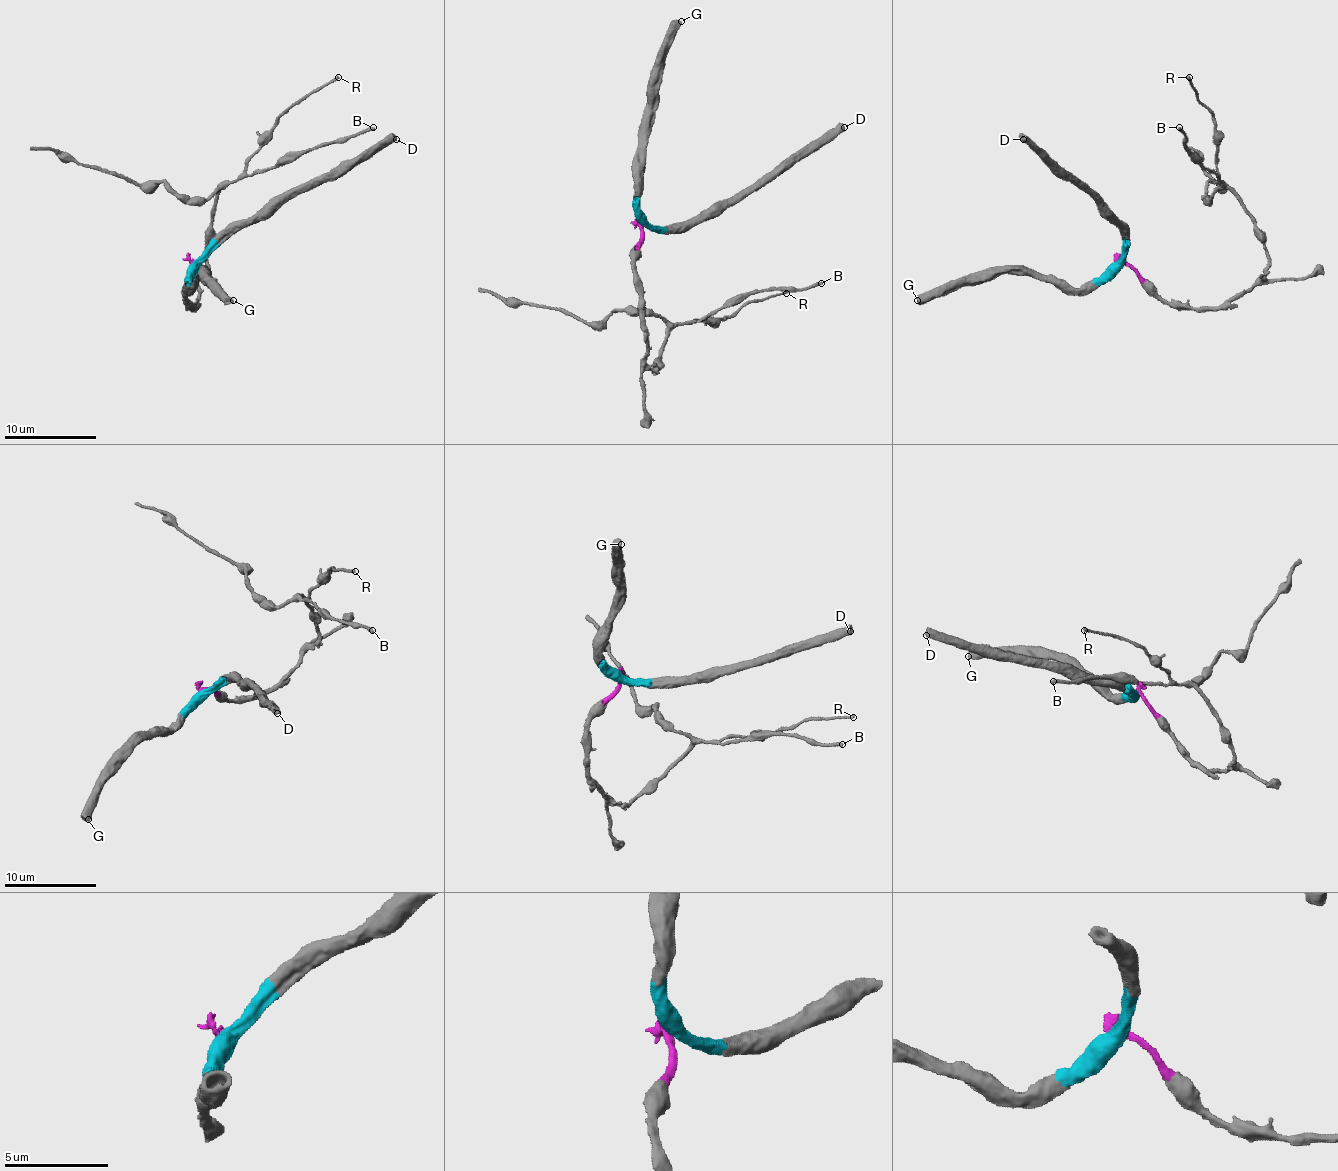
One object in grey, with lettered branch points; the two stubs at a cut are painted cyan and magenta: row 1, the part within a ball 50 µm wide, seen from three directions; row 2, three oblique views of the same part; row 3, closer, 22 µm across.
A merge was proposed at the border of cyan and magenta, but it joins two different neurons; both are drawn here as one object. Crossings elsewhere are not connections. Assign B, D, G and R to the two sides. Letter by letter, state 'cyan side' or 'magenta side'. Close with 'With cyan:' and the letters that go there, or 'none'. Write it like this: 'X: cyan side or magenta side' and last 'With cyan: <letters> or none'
B: magenta side
D: cyan side
G: cyan side
R: magenta side
With cyan: D, G

